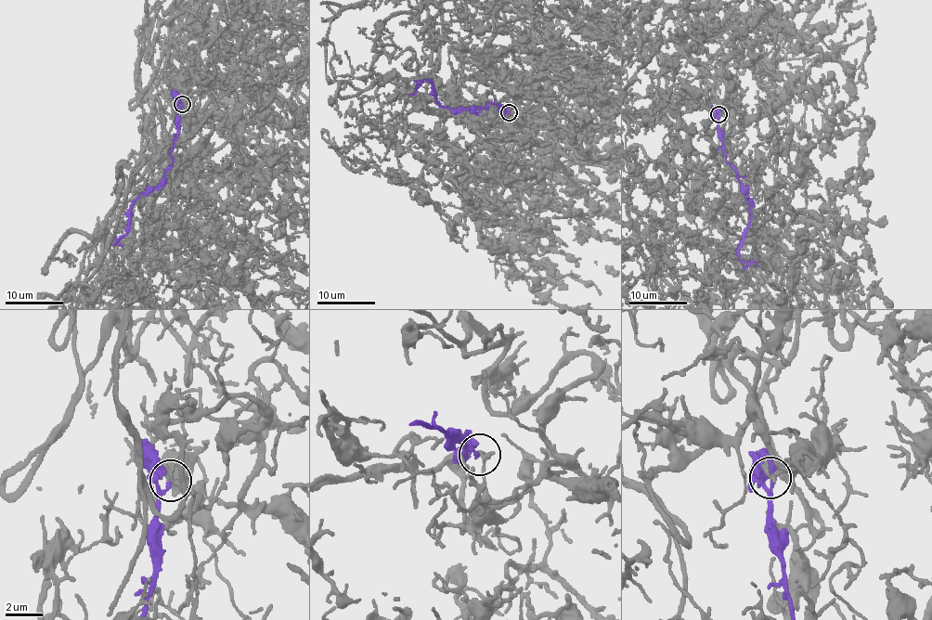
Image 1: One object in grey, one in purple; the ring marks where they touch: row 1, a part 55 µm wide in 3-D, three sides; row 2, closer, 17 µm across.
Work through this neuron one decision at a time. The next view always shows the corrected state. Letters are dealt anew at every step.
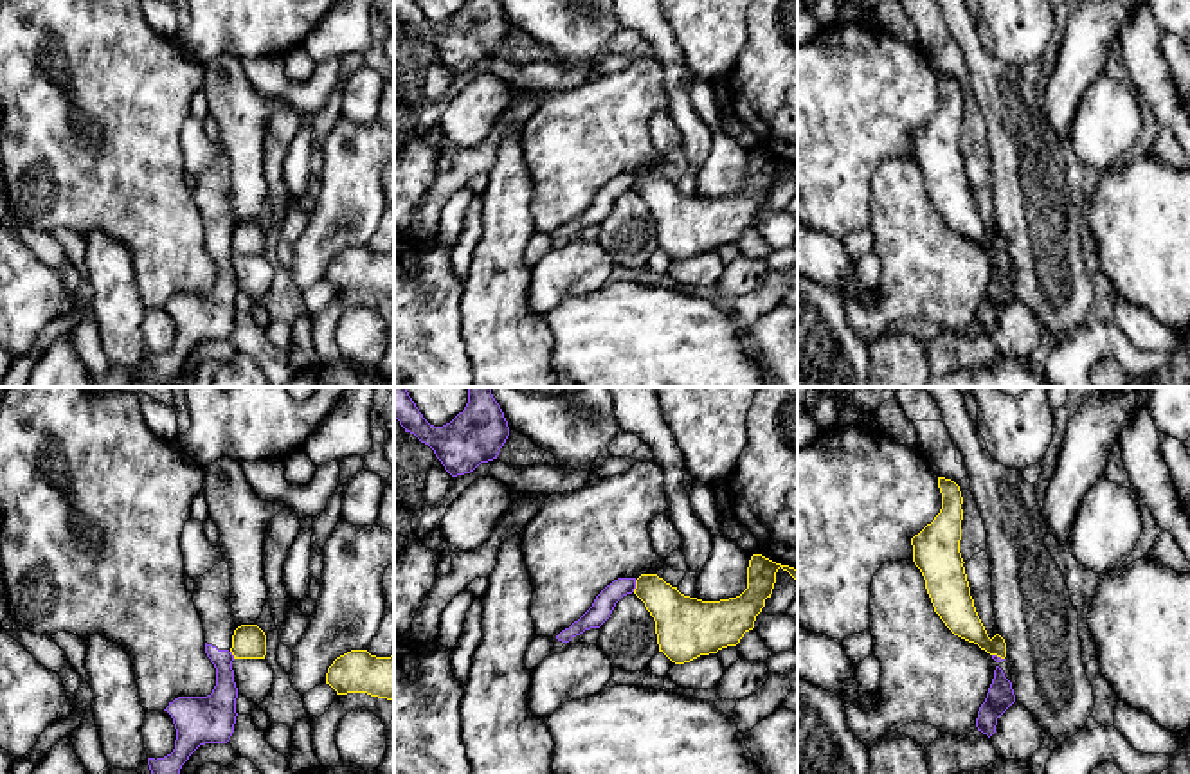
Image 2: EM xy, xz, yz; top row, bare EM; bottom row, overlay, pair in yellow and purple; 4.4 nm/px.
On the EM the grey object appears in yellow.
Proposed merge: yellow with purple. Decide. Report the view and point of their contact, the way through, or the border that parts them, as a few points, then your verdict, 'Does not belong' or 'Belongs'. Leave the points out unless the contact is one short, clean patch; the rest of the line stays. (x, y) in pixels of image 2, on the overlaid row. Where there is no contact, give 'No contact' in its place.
Touches yellow at xz (636, 585). Boundary: xz (636, 580), (632, 591). Does not belong

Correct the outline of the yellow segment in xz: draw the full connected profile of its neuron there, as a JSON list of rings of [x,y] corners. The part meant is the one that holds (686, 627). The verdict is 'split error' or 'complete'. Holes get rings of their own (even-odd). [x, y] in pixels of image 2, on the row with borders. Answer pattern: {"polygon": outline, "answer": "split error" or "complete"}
{"polygon": [[[753,554],[747,567],[747,589],[729,599],[702,601],[684,596],[657,574],[641,574],[634,594],[655,621],[659,652],[684,664],[700,655],[736,646],[754,628],[756,616],[771,598],[778,569],[798,581],[798,569]]], "answer": "complete"}

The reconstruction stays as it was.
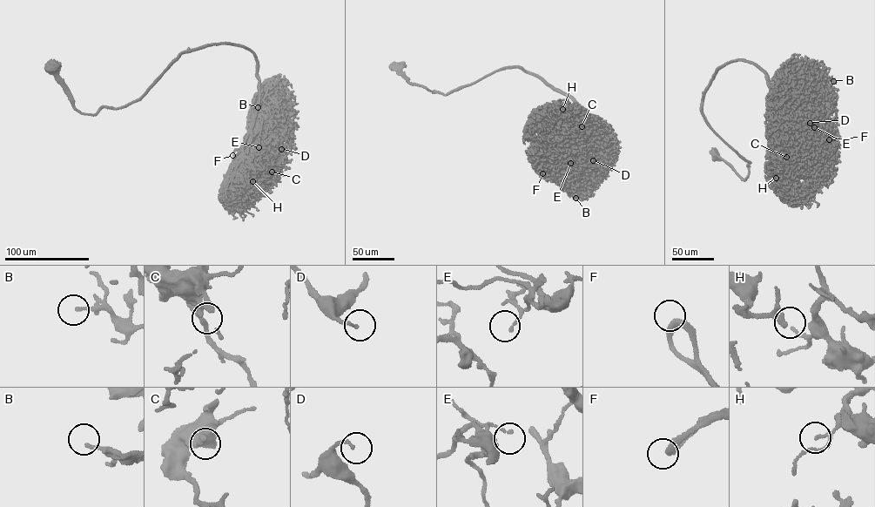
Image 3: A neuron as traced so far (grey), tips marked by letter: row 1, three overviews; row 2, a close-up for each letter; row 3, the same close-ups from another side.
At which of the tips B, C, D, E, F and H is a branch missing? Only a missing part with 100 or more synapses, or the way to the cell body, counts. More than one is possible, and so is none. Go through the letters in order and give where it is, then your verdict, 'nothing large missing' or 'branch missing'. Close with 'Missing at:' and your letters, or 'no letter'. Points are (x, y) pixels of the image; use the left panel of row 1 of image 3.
B: at (258, 107); nothing large missing
C: at (272, 172); nothing large missing
D: at (281, 149); nothing large missing
E: at (259, 147); nothing large missing
F: at (232, 155); nothing large missing
H: at (252, 181); nothing large missing
Missing at: no letter

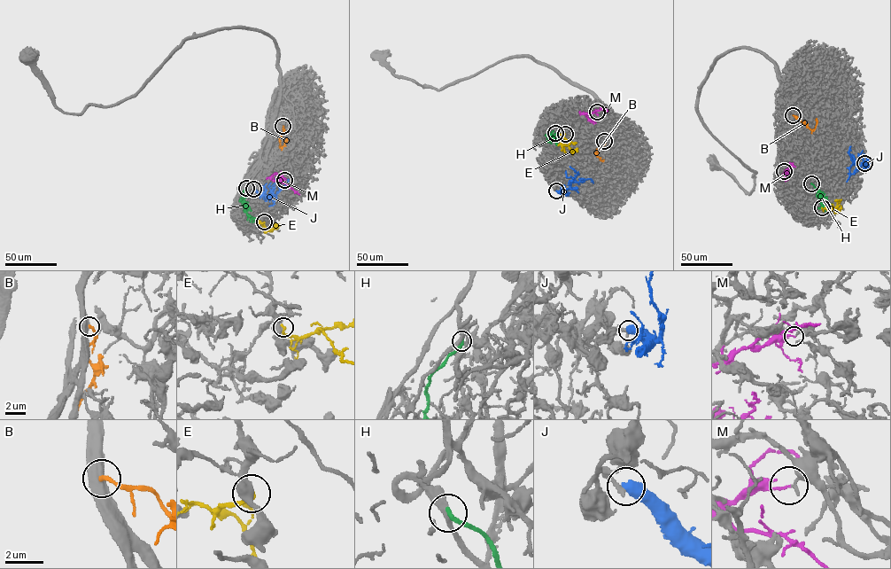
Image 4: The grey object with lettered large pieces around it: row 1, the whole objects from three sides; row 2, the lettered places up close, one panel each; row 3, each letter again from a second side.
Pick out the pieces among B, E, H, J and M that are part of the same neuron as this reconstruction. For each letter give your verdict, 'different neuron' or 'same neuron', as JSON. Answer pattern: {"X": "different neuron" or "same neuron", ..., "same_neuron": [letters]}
{"B": "different neuron", "E": "different neuron", "H": "same neuron", "J": "different neuron", "M": "different neuron", "same_neuron": ["H"]}

